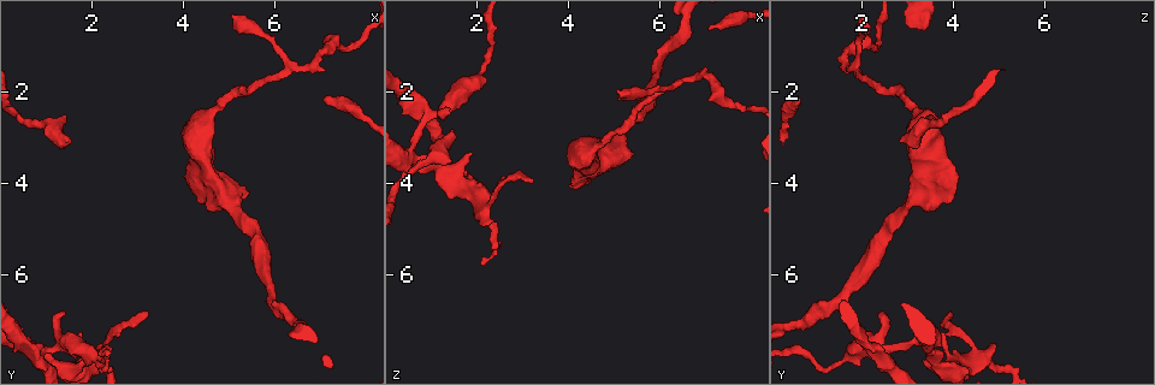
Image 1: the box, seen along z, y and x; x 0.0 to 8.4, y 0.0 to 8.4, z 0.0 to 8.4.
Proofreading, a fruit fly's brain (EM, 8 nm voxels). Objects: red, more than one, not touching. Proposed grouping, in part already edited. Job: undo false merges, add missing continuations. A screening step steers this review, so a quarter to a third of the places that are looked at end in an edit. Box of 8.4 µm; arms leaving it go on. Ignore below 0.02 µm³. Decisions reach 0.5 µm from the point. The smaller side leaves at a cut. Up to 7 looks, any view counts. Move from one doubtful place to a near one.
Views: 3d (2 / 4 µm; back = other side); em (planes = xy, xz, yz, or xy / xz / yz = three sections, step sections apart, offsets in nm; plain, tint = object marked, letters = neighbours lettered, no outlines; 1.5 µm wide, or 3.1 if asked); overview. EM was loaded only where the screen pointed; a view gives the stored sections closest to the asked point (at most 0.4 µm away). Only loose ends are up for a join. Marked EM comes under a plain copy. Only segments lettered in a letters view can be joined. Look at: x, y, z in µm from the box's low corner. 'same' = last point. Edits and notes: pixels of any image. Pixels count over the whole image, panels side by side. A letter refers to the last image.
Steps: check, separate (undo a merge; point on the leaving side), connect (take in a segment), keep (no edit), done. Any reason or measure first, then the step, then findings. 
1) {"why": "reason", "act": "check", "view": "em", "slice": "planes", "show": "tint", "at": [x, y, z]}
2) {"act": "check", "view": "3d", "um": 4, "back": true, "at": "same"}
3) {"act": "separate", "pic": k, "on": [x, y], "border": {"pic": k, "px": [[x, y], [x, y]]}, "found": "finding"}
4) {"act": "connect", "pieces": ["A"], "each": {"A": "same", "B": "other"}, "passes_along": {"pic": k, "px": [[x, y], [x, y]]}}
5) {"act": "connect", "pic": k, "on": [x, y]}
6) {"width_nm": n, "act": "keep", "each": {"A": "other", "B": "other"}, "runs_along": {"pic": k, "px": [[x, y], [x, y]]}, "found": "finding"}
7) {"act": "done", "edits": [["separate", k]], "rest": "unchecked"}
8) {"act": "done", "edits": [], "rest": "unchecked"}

{"why": "a fork", "act": "check", "view": "3d", "um": 2, "at": [6.25, 1.55, 1.90]}

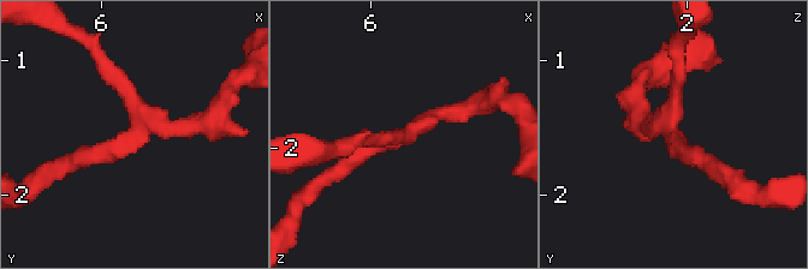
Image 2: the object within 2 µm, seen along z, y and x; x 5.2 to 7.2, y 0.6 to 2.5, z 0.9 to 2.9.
{"arms": 3, "act": "check", "view": "em", "slice": "planes", "show": "letters", "at": [6.24, 1.56, 1.88]}

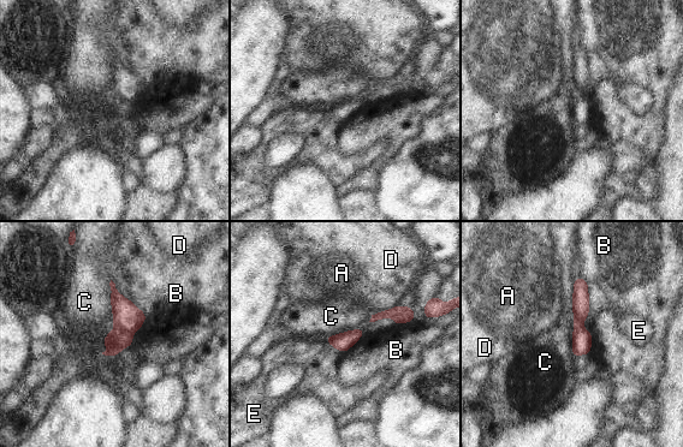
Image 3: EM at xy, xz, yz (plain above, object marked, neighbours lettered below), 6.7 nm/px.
{"act": "separate", "pic": 3, "on": [126, 316], "each": {"A": "other", "B": "other", "C": "other", "D": "other", "E": "other"}, "found": "two neurons meet here"}

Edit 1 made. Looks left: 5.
{"why": "free end", "act": "check", "view": "3d", "um": 4, "back": true, "at": [3.30, 6.90, 3.95]}

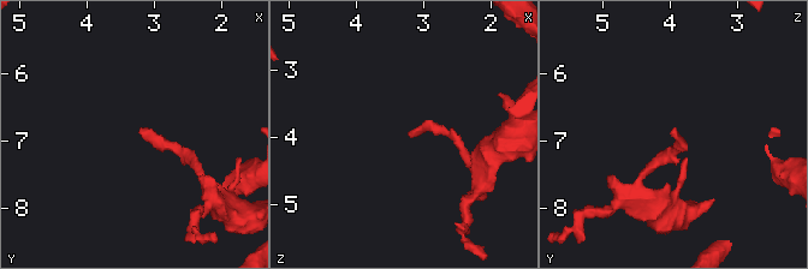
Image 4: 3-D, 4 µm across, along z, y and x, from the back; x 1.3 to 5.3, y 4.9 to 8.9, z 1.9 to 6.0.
{"act": "check", "view": "em", "slice": "yz", "step": 8, "show": "letters", "at": [3.25, 6.85, 3.90]}

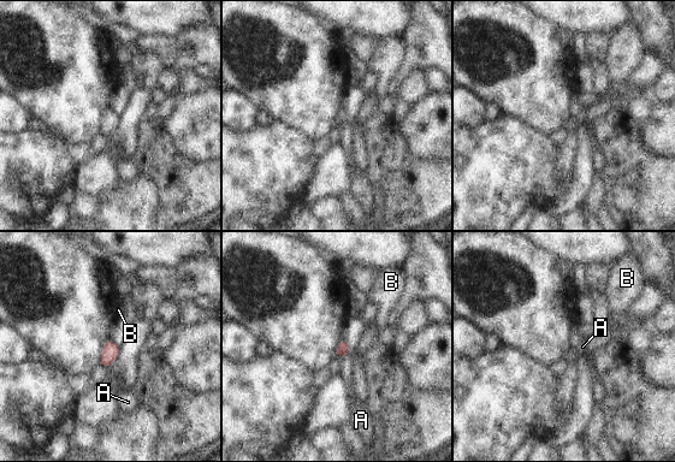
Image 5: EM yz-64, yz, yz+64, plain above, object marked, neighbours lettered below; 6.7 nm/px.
{"act": "keep", "each": {"A": "other", "B": "other"}, "border": {"pic": 5, "px": [[351, 351], [341, 356]]}, "found": "none of them fits"}

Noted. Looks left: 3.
{"act": "done", "edits": [["separate", 3]], "rest": "unchecked"}

